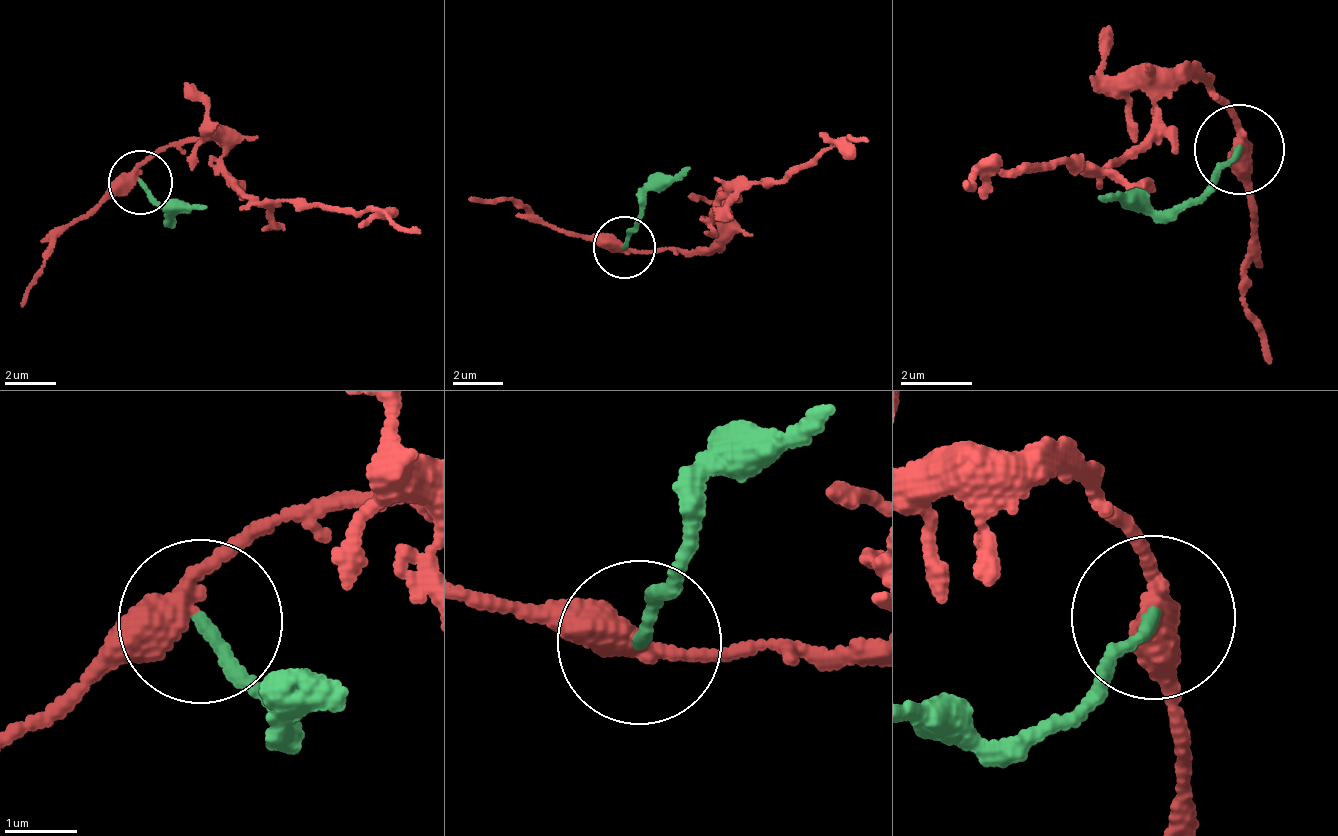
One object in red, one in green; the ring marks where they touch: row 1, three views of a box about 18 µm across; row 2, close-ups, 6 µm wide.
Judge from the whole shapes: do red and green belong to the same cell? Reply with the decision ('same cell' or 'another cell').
another cell

